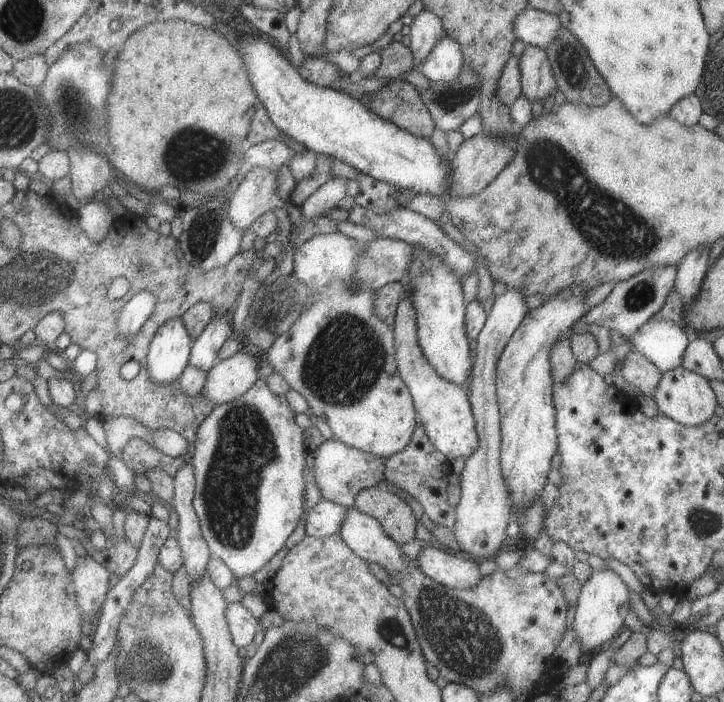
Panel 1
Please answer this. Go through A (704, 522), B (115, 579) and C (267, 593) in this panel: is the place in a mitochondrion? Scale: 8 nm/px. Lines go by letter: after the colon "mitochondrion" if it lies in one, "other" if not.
A: mitochondrion
B: other
C: other

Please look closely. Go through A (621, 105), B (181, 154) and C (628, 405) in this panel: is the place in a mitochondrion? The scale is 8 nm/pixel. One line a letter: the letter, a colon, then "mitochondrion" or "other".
A: other
B: mitochondrion
C: other

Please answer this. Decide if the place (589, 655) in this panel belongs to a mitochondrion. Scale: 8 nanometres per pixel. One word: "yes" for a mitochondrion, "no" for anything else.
no

